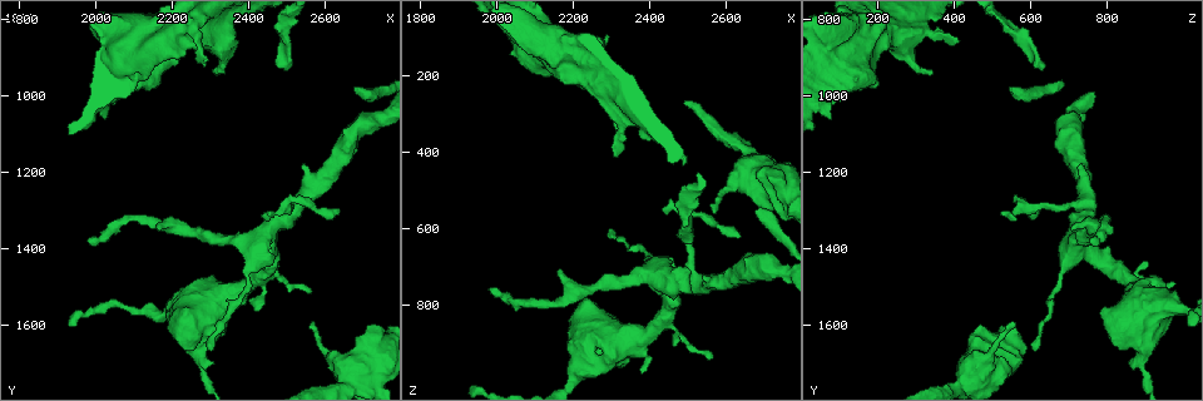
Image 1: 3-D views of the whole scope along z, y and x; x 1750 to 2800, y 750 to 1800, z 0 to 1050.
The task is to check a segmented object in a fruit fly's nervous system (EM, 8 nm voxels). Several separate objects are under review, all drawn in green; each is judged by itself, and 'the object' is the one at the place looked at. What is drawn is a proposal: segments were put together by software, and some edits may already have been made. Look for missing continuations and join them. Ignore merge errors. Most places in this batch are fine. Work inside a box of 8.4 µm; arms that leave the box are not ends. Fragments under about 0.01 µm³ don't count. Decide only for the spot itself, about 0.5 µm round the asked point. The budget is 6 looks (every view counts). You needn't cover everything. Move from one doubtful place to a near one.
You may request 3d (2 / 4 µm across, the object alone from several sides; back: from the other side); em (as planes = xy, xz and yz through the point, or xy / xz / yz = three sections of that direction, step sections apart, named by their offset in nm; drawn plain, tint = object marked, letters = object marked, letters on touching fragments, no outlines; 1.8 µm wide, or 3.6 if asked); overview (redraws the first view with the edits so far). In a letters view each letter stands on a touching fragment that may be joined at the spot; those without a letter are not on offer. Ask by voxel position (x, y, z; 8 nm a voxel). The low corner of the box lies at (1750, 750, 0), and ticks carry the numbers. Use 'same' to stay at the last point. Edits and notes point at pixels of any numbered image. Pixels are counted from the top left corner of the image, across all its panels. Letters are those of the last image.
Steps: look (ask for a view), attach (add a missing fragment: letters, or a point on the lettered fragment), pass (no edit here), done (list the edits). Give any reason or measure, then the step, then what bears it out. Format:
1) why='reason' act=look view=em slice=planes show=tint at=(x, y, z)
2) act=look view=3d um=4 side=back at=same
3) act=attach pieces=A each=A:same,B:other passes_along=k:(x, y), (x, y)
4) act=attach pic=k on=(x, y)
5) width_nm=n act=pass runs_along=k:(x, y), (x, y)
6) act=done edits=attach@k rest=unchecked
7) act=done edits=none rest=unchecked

why='tapers out' act=look view=em slice=planes show=tint at=(2500, 935, 630)

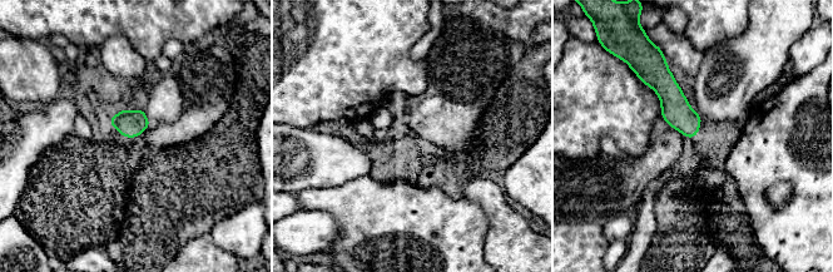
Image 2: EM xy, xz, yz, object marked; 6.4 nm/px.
act=look view=em slice=planes show=letters at=same

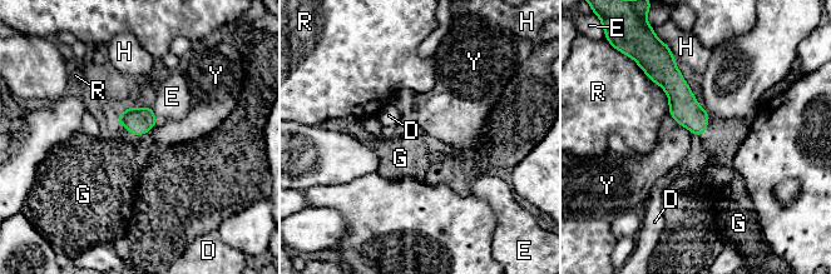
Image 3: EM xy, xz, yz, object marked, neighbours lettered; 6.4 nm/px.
width_nm=170 longest_contact=R:320nm act=attach pieces=G each=D:other,E:other,G:same,H:other,R:other,Y:other found='the neuron continues'

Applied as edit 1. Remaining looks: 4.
why='redraw' act=look view=overview

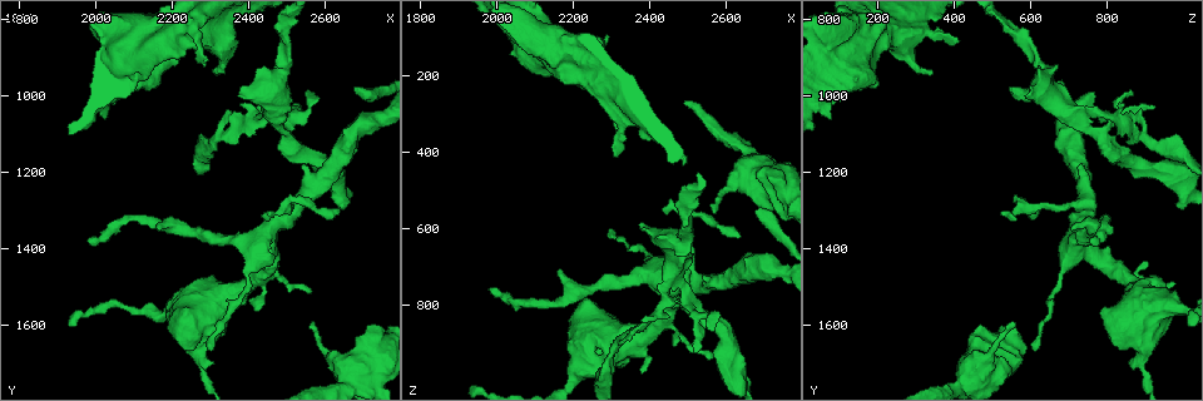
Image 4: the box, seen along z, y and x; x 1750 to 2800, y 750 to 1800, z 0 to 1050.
why='sharp bend' act=look view=3d um=2 side=back at=(2440, 1385, 745)

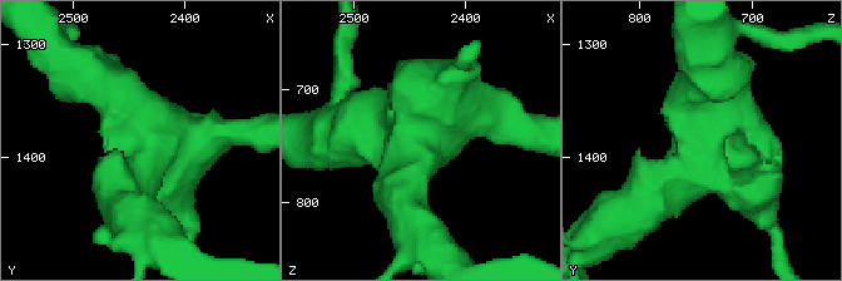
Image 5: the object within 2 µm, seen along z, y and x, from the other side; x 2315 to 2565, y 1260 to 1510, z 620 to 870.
arms=4 act=look view=em slice=planes show=letters at=(2442, 1388, 740)

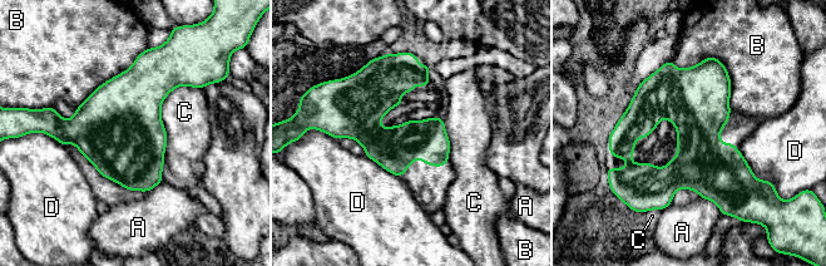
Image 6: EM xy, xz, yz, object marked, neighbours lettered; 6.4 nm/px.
act=pass each=A:other,B:other,C:other,D:other border=6:(199, 87), (162, 103), (162, 181) found='none of them fits'

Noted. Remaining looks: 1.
act=done edits=attach@3 rest=unchecked

